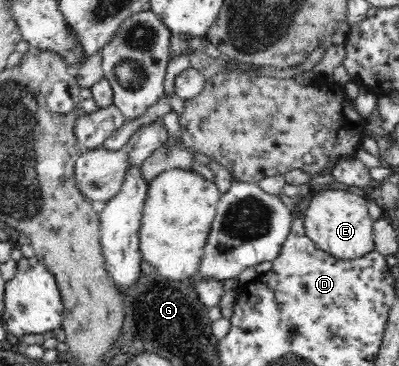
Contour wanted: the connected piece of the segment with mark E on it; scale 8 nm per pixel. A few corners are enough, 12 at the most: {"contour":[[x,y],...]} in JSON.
{"contour":[[309,194],[303,225],[318,248],[351,261],[375,249],[367,201]]}

